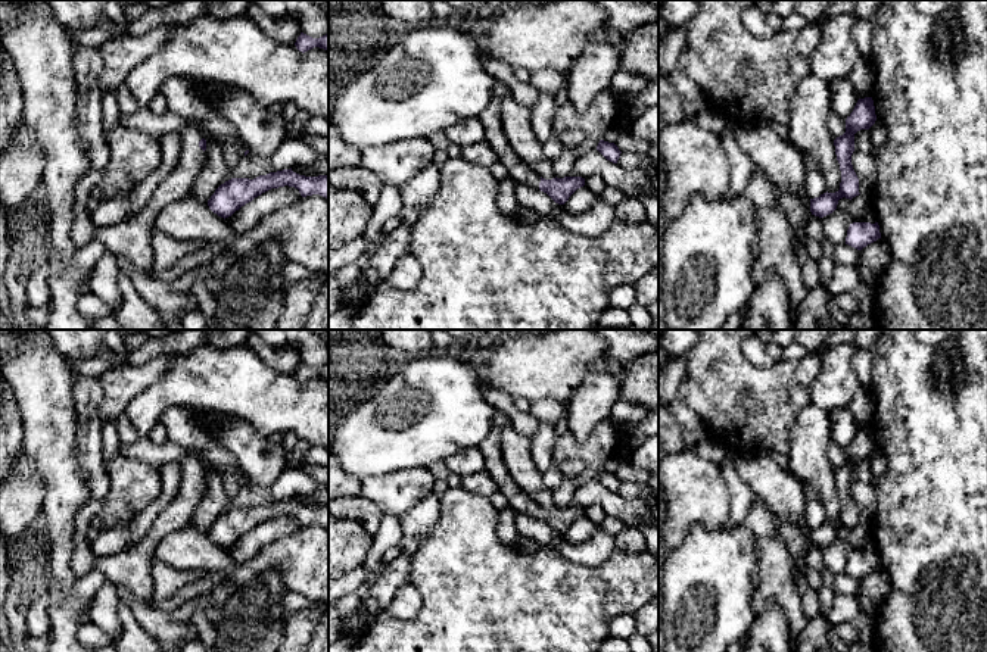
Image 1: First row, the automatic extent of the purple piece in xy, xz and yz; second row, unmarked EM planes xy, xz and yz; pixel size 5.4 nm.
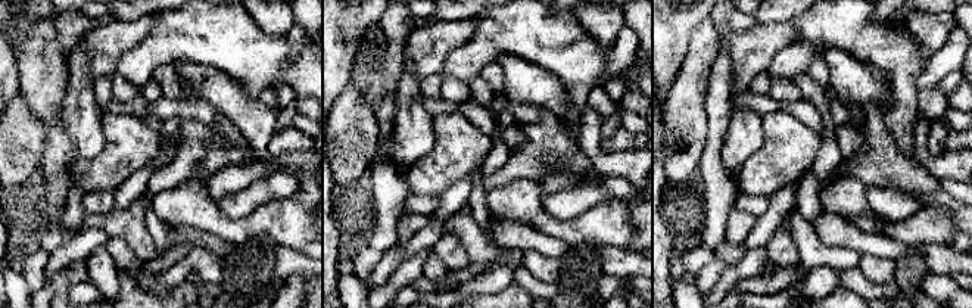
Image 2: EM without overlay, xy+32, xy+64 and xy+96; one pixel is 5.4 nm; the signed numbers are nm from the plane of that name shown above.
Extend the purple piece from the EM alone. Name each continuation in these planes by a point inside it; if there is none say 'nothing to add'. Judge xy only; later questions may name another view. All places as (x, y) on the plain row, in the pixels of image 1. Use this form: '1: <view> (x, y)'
1: xy (131, 567)

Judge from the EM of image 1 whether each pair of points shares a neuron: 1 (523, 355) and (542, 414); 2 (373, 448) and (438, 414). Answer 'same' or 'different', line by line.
1: different
2: same

